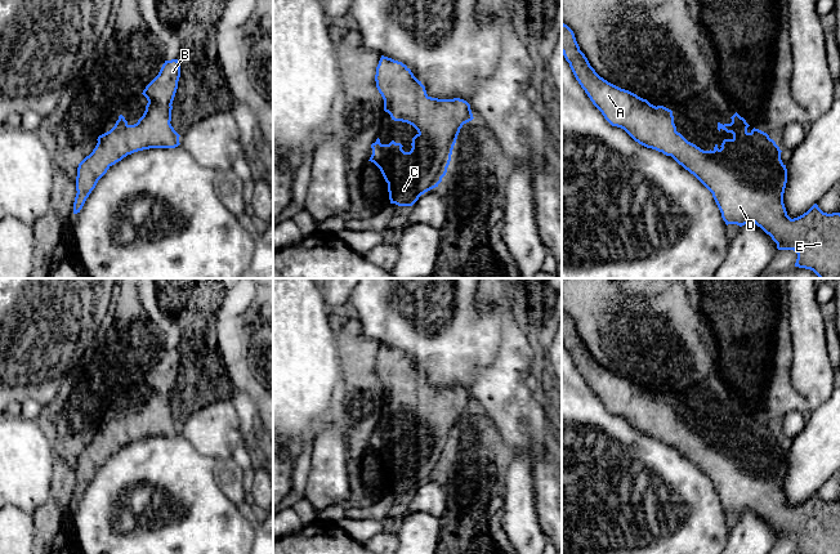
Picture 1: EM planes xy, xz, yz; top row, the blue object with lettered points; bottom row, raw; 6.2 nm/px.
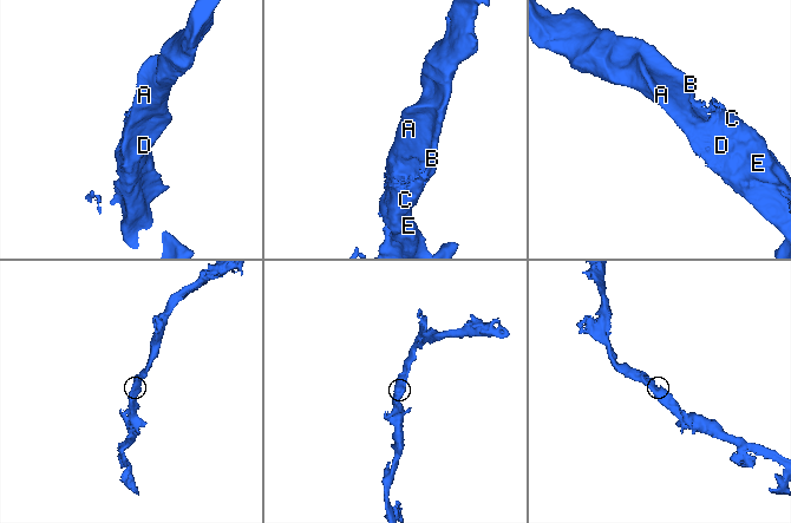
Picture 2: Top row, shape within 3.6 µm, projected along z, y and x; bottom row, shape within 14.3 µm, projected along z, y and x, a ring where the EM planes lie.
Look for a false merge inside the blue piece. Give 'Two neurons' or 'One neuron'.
One neuron

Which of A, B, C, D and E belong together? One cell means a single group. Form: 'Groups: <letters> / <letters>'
Groups: A B C D E

